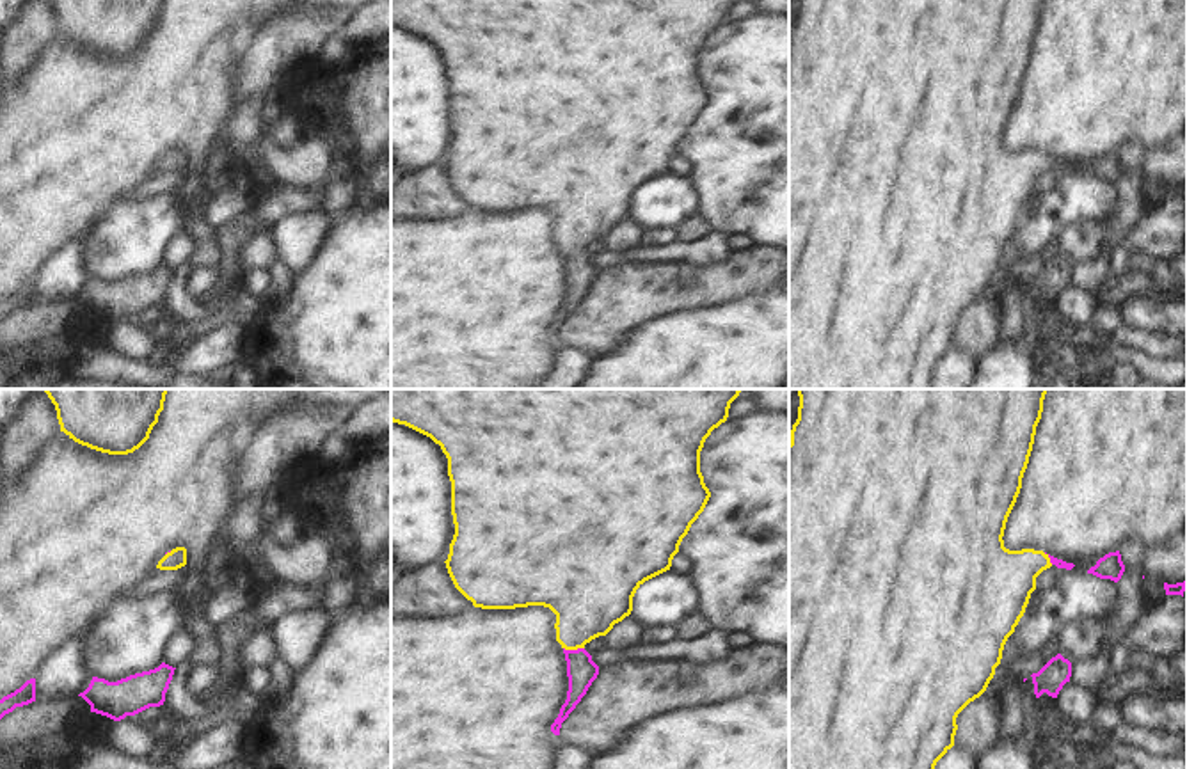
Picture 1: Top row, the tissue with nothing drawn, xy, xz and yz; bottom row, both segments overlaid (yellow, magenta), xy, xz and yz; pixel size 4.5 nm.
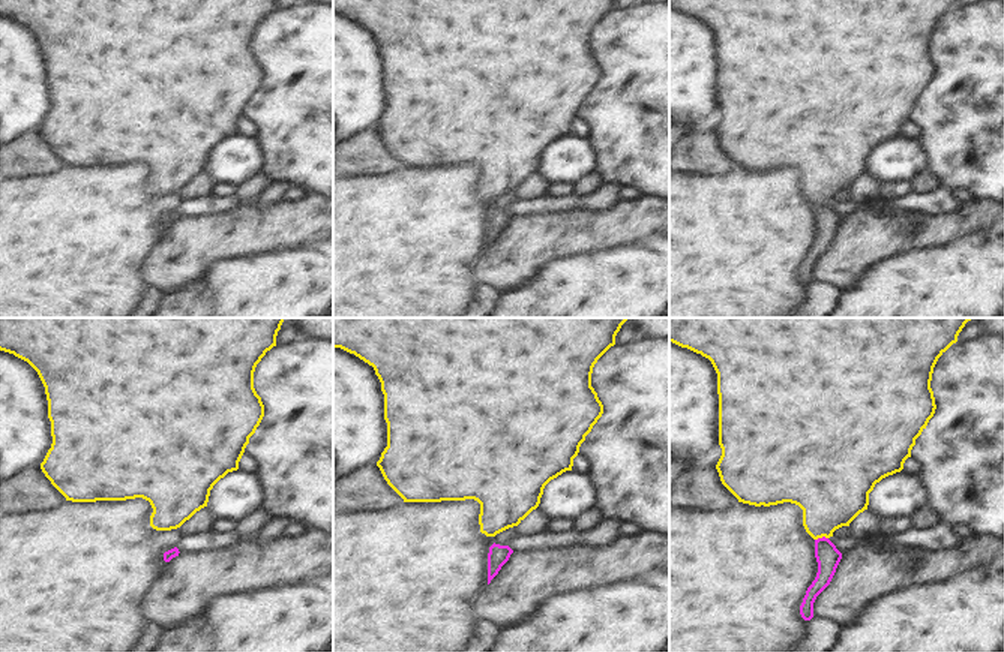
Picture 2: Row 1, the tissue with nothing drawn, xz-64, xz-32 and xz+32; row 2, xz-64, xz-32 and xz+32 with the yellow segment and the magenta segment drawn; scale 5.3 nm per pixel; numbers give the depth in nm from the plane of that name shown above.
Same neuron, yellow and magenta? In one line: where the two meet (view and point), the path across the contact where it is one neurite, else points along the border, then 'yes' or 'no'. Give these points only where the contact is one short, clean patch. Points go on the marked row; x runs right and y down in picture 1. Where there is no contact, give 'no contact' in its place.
meets yellow in xz at (574, 649); runs through xz (589, 595), (574, 627), (574, 649), (581, 670); yes

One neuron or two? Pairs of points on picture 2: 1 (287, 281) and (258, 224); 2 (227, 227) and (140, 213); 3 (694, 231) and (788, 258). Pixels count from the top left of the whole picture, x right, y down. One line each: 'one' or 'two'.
1: two
2: two
3: one

